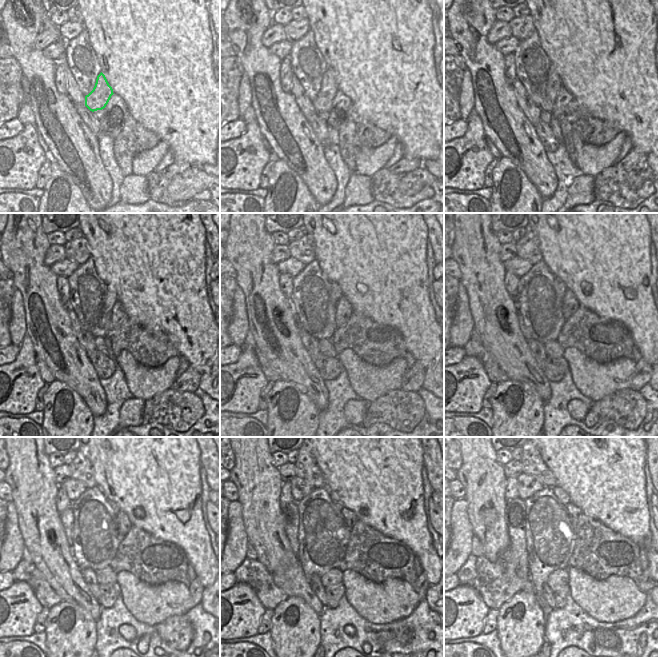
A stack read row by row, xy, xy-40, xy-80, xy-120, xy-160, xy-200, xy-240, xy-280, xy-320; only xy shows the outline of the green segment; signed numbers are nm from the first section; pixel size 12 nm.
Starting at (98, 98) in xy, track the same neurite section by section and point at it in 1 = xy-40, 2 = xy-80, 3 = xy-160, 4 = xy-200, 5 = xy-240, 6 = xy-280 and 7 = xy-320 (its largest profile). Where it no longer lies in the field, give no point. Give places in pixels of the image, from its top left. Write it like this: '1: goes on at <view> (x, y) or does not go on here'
1: goes on at xy-40 (323, 102)
2: goes on at xy-80 (553, 82)
3: goes on at xy-160 (336, 293)
4: goes on at xy-200 (561, 288)
5: goes on at xy-240 (115, 508)
6: goes on at xy-280 (335, 498)
7: goes on at xy-320 (559, 492)

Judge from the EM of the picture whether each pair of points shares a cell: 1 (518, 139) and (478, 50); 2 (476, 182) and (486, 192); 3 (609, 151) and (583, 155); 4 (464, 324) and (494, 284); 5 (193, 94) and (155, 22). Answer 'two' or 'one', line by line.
1: one
2: two
3: one
4: two
5: one

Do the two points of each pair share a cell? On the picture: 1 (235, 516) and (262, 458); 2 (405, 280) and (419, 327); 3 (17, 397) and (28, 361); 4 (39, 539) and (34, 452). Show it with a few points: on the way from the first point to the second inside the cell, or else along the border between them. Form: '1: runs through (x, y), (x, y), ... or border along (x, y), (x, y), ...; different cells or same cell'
1: border along (237, 500), (241, 506), (242, 522), (245, 528); different cells
2: runs through (405, 292), (409, 297), (409, 309), (413, 315); same cell
3: runs through (21, 388), (21, 377), (24, 374), (24, 370); same cell
4: runs through (39, 517), (36, 512), (34, 497), (34, 474); same cell

